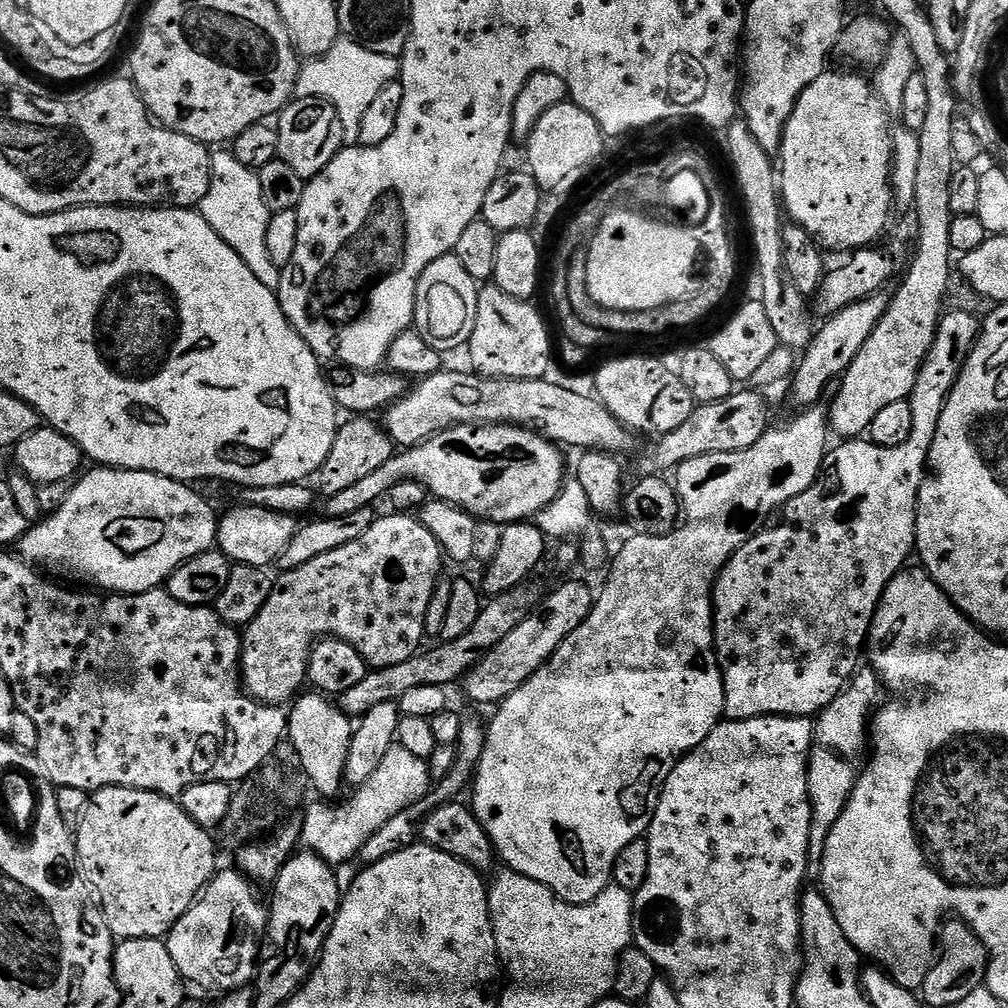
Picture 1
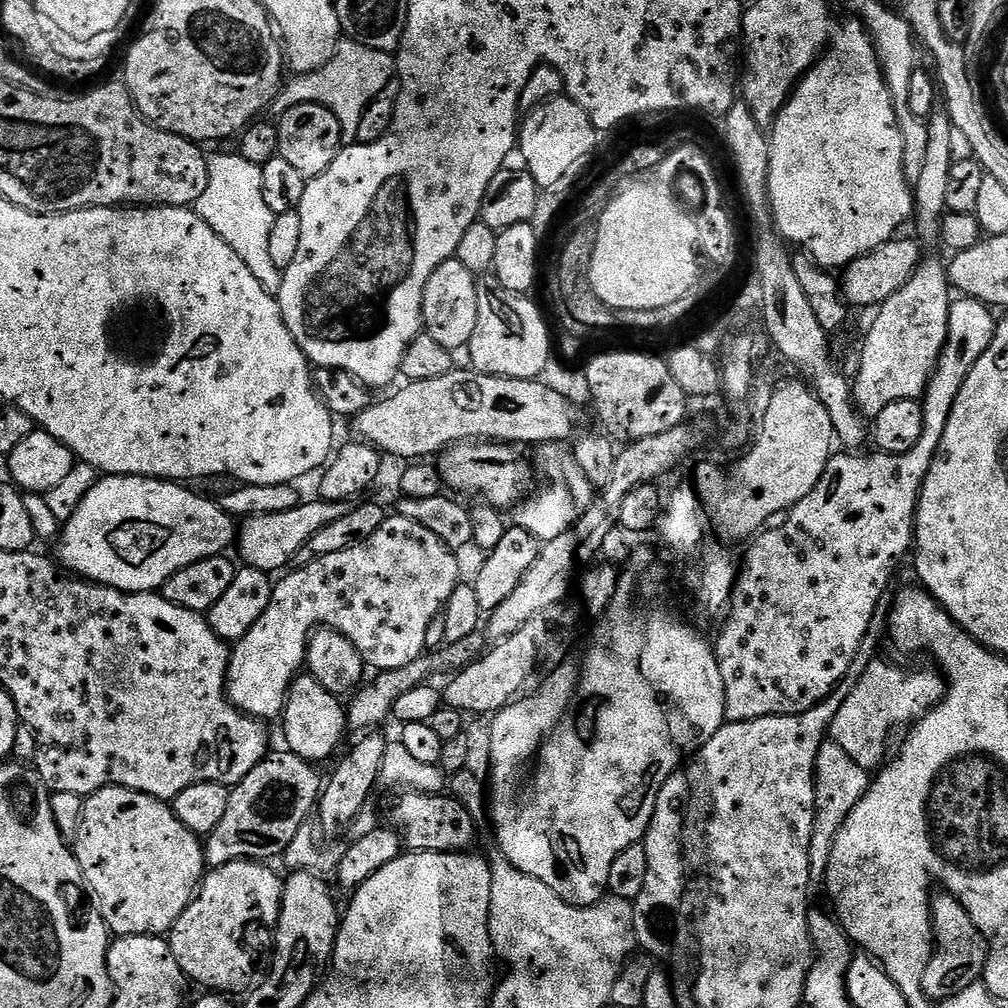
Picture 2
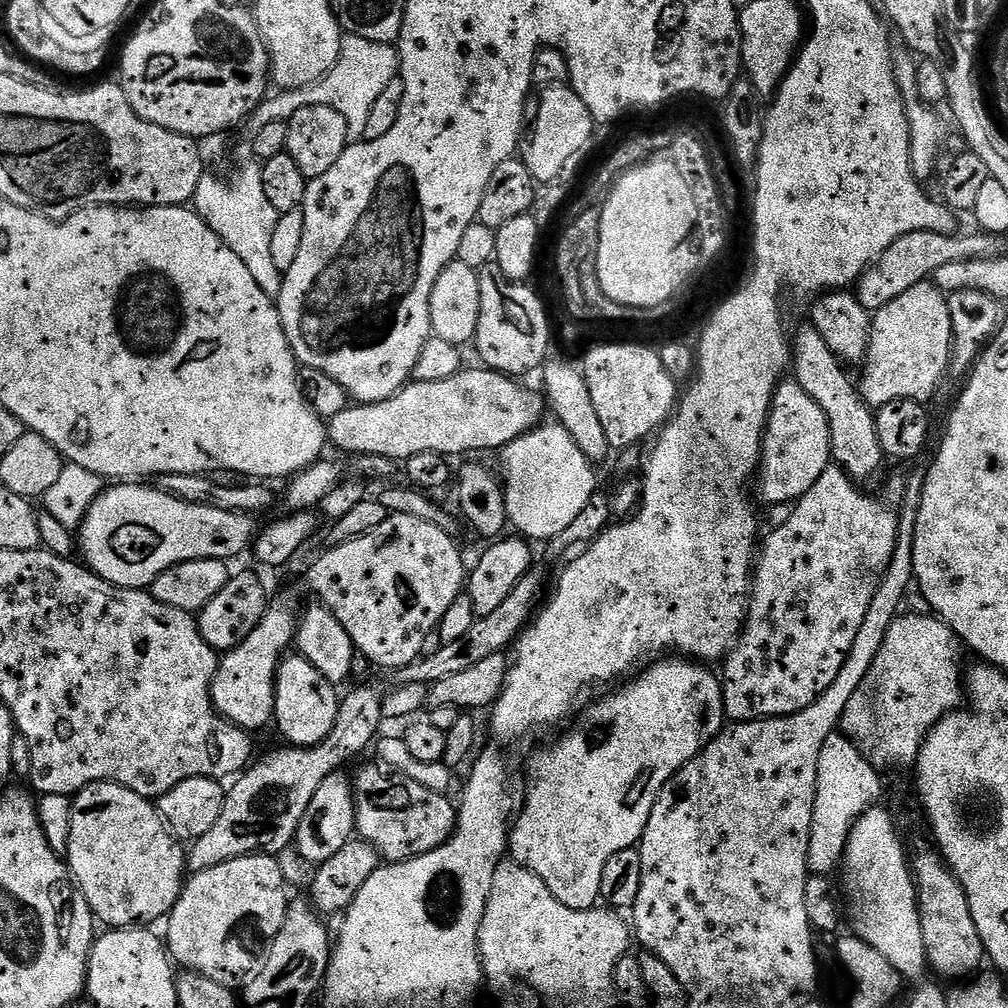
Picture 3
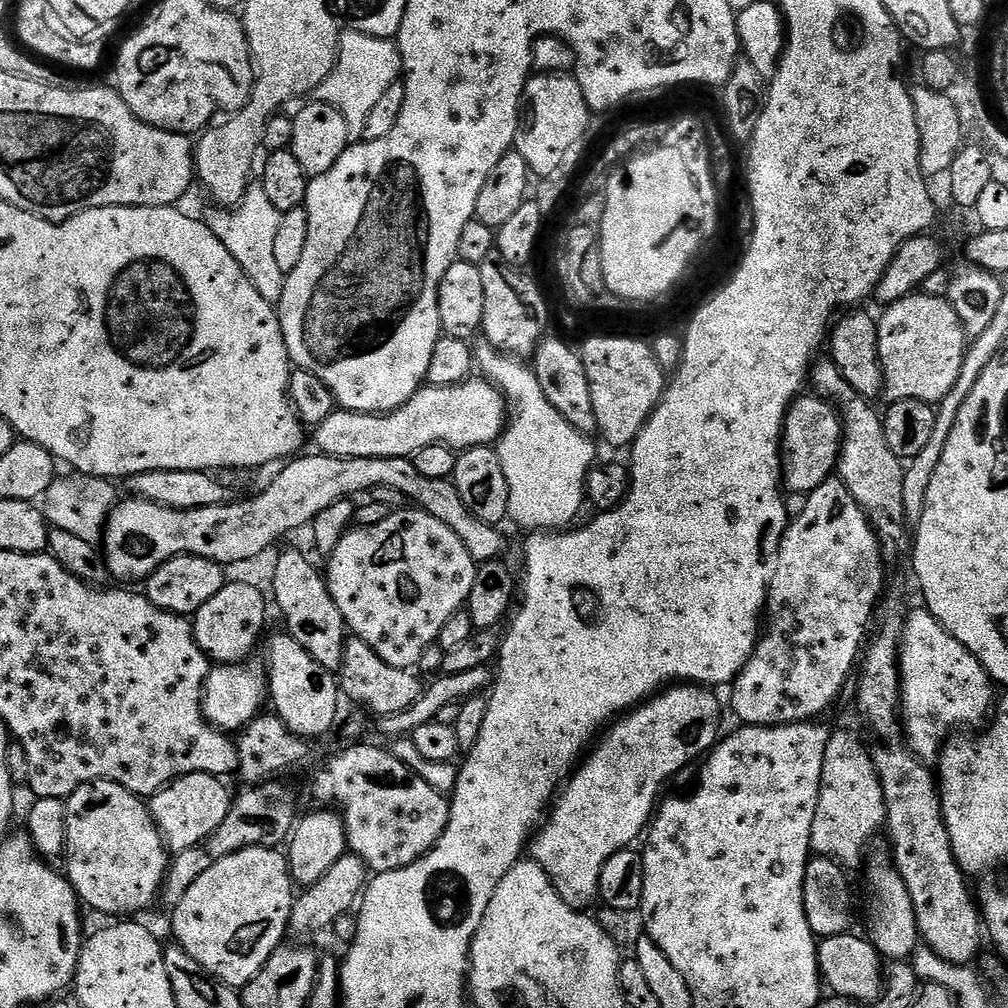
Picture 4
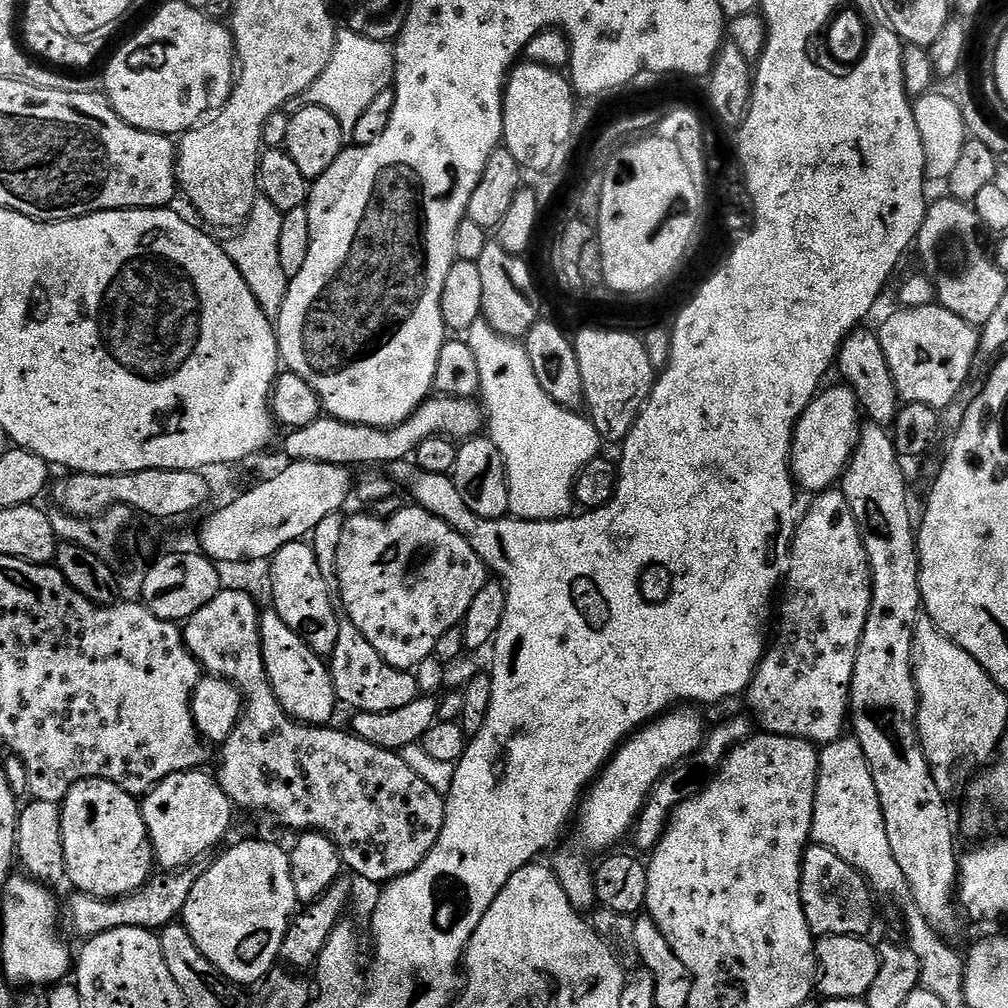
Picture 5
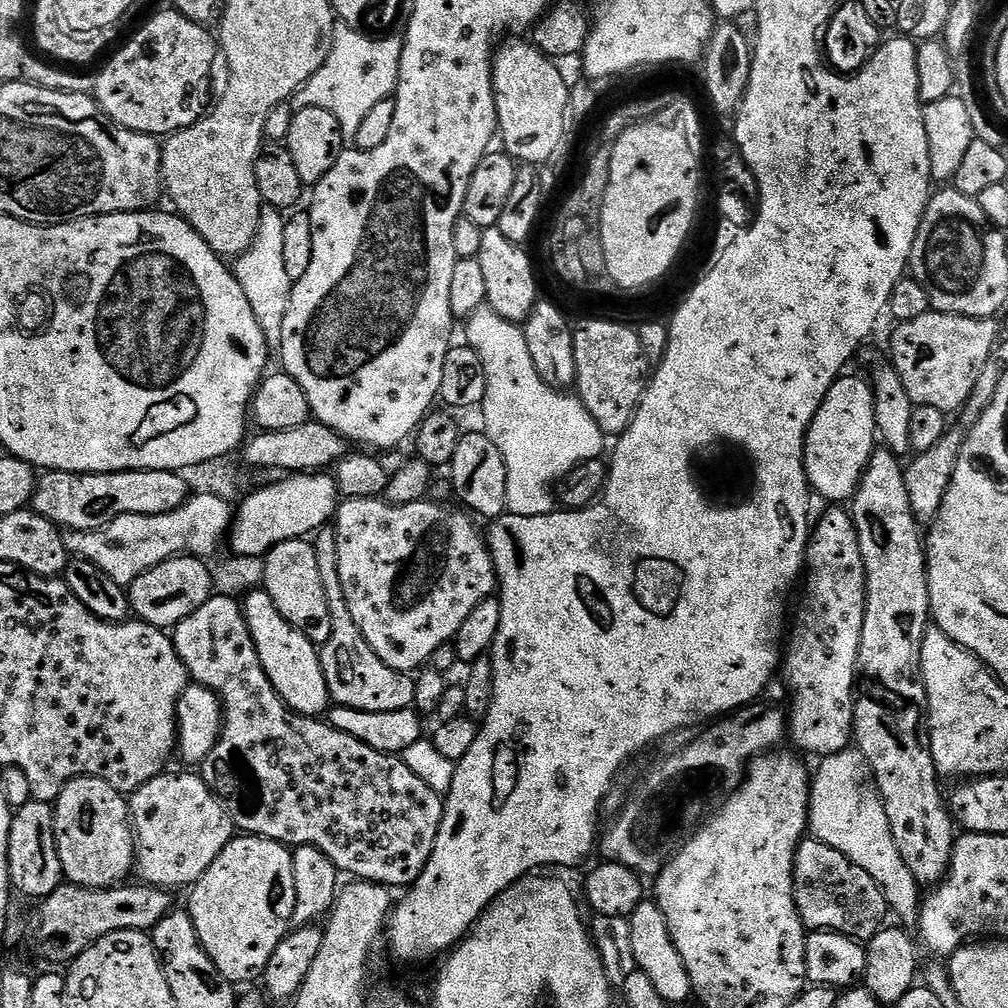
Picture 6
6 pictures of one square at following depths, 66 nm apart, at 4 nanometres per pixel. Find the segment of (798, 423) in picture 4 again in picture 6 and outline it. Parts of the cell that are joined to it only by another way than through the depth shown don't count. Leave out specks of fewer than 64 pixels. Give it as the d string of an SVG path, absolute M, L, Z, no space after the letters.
M841 375L830 386L830 394L822 398L822 406L804 434L804 473L809 489L829 502L851 501L878 447L872 385L865 377L848 375Z

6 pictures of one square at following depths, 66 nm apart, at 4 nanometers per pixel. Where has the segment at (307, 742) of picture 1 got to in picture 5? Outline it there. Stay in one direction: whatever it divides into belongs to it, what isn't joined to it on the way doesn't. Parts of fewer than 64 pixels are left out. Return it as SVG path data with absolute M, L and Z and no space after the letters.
M275 610L261 615L260 641L268 681L284 713L301 724L331 725L332 715L338 709L331 667L318 654L314 654L314 650L310 650L310 646L306 646L306 642L302 642L302 638L298 638L298 634L282 622L282 618L278 618Z

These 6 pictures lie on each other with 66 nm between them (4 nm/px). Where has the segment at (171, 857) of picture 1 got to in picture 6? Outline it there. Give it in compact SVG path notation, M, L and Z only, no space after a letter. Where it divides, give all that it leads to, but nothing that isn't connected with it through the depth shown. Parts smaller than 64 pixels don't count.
M97 776L70 781L54 802L54 834L67 883L87 888L115 888L133 875L136 838L125 793Z

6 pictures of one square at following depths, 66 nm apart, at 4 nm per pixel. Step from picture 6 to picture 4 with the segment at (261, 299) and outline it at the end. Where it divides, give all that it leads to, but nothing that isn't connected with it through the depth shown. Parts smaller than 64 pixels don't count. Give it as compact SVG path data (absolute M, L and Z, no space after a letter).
M252 182L248 185L248 192L242 198L242 202L236 205L234 210L221 210L212 206L206 215L206 223L210 231L234 254L234 262L242 266L246 278L254 282L254 290L266 298L273 306L279 305L284 289L285 273L279 268L274 255L274 241L278 234L278 222L281 212L274 210L270 198L266 198L266 190L262 190L259 182Z

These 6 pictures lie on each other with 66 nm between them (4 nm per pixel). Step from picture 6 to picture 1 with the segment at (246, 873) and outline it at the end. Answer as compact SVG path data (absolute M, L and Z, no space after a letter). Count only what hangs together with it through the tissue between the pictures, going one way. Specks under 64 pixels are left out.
M217 871L166 937L181 980L219 994L235 992L255 981L262 937L268 930L269 905L260 901L259 891L243 872L231 871Z

